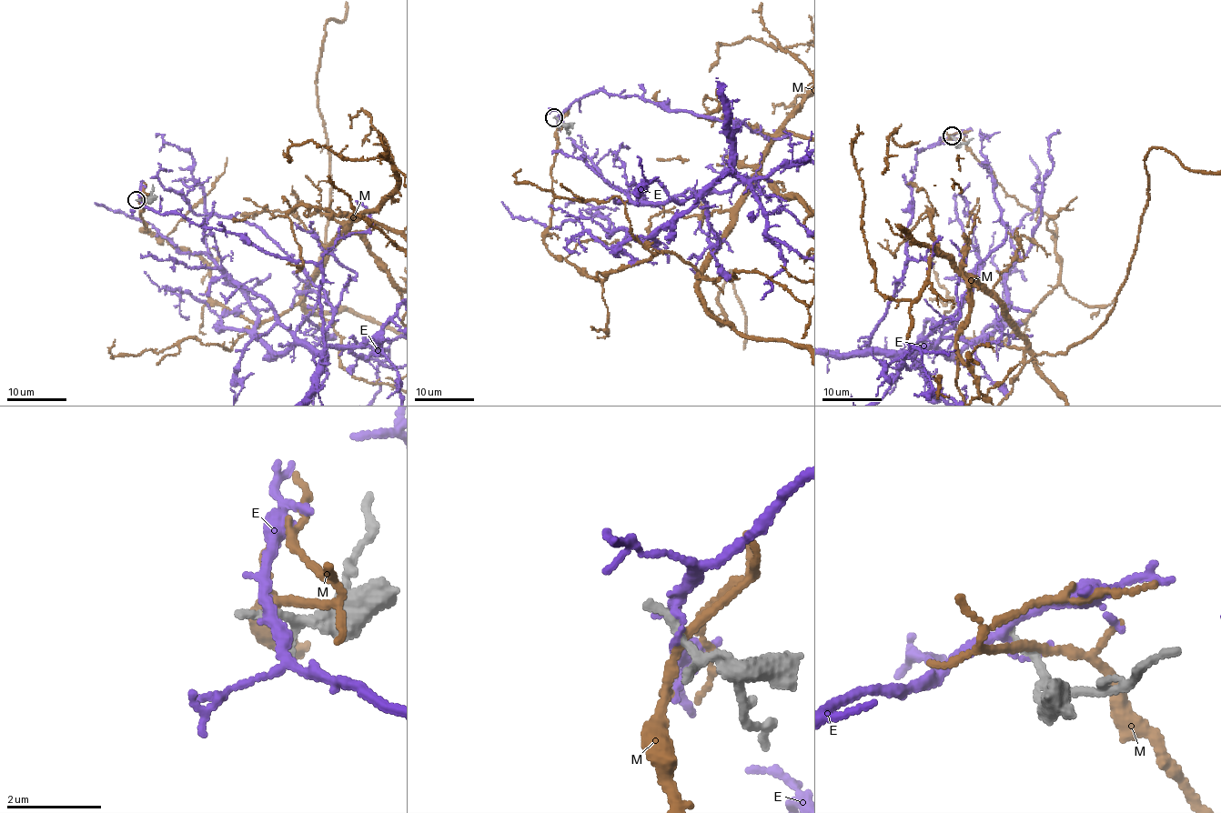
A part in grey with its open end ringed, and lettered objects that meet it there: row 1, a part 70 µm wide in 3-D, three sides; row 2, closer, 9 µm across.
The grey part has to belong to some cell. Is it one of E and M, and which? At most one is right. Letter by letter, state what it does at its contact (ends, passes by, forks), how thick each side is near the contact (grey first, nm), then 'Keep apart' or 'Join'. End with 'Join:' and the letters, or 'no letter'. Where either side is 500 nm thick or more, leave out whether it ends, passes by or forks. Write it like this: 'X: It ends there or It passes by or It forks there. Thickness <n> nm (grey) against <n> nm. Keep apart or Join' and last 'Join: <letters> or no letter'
E: It passes by. Thickness 160 nm (grey) against 110 nm. Keep apart
M: It passes by. Thickness 180 nm (grey) against 170 nm. Keep apart
Join: no letter

